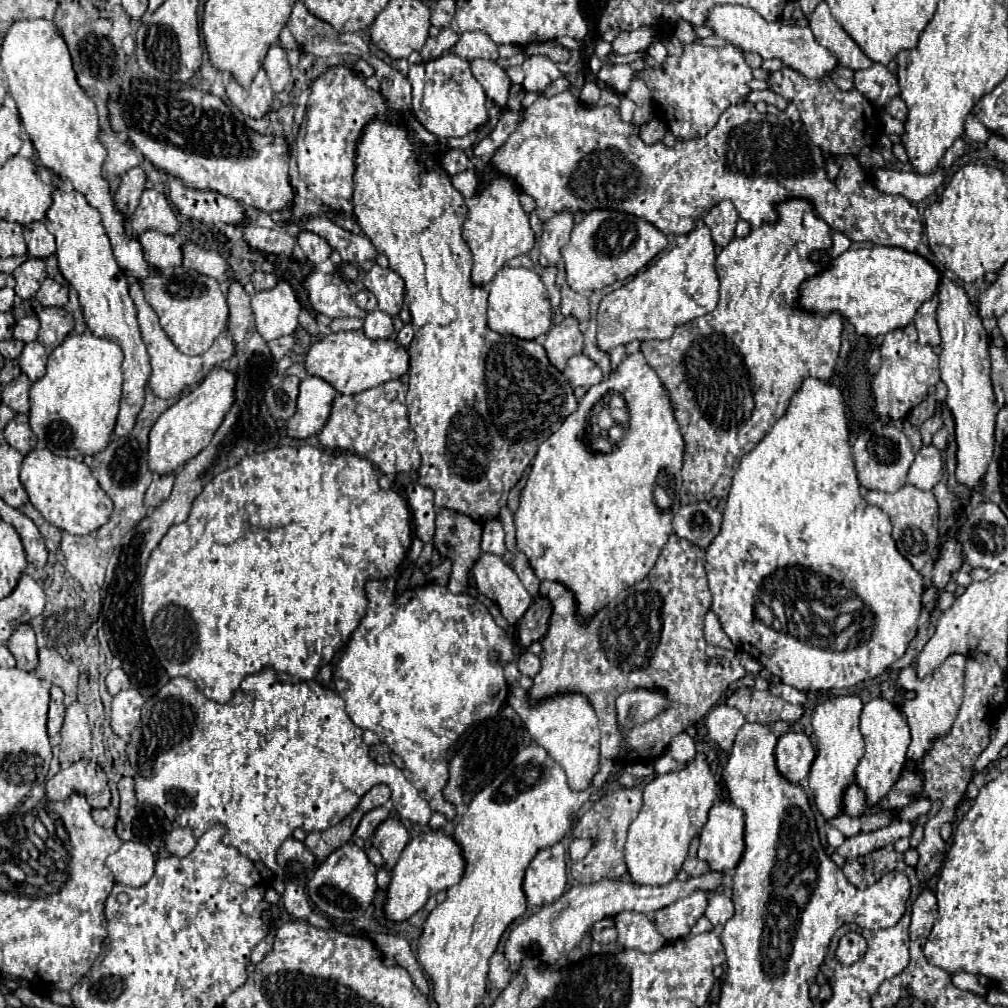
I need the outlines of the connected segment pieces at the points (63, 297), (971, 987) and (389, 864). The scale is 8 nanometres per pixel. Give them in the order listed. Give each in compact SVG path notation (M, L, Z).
M47 278L41 284L41 288L37 290L35 298L41 302L41 306L65 306L67 304L67 286L61 286L55 280Z
M967 972L953 974L953 976L951 976L951 982L953 982L957 988L961 988L961 990L969 990L969 992L973 992L973 994L986 995L987 993L987 988L979 983L977 976L967 974Z
M387 818L375 828L371 842L375 848L379 848L381 856L385 858L385 868L393 868L399 854L409 842L409 834L397 818Z

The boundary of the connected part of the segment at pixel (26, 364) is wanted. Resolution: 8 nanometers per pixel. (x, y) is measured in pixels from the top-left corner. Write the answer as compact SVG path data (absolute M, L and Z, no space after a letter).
M29 342L25 344L21 356L19 356L19 366L21 370L29 376L31 382L39 380L45 374L45 364L47 364L47 350L39 342Z

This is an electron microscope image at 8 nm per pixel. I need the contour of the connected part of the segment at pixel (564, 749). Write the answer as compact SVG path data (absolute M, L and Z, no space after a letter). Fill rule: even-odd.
M511 686L507 702L521 716L531 738L543 746L555 762L563 766L569 786L573 790L589 788L593 776L599 772L599 722L589 700L581 694L561 694L549 700L529 702L523 688Z

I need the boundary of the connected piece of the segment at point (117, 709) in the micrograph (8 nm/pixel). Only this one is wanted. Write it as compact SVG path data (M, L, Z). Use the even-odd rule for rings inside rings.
M137 688L123 690L113 696L111 728L117 736L129 736L135 730L145 701L146 698L137 692Z

